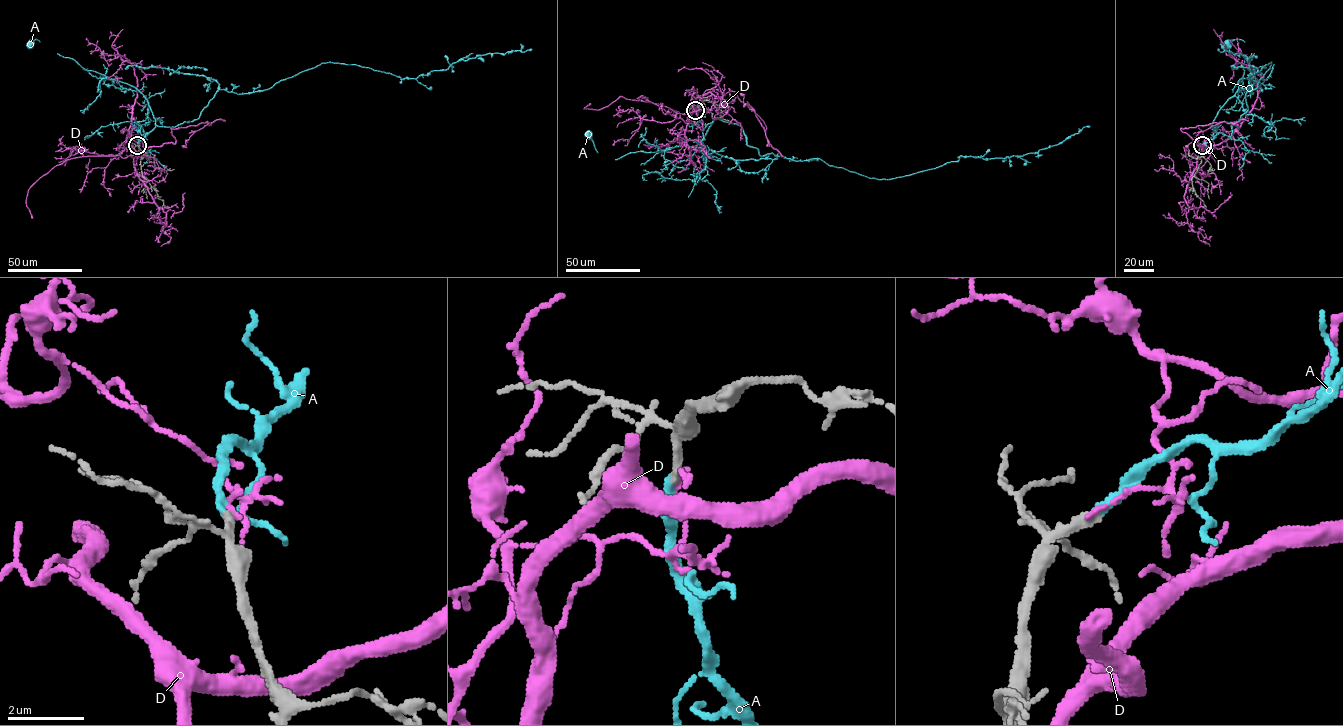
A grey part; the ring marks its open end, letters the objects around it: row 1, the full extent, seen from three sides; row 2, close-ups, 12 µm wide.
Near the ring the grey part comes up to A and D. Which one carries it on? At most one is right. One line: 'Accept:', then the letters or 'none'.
Accept: A

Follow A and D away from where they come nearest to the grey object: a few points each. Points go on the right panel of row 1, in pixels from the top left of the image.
A: (1202, 145), (1215, 137), (1212, 122), (1238, 89), (1245, 59), (1251, 54), (1242, 40), (1232, 40), (1228, 44)
D: (1202, 145), (1205, 139), (1214, 145), (1203, 151), (1181, 129), (1222, 122), (1201, 131), (1194, 141), (1185, 145)

